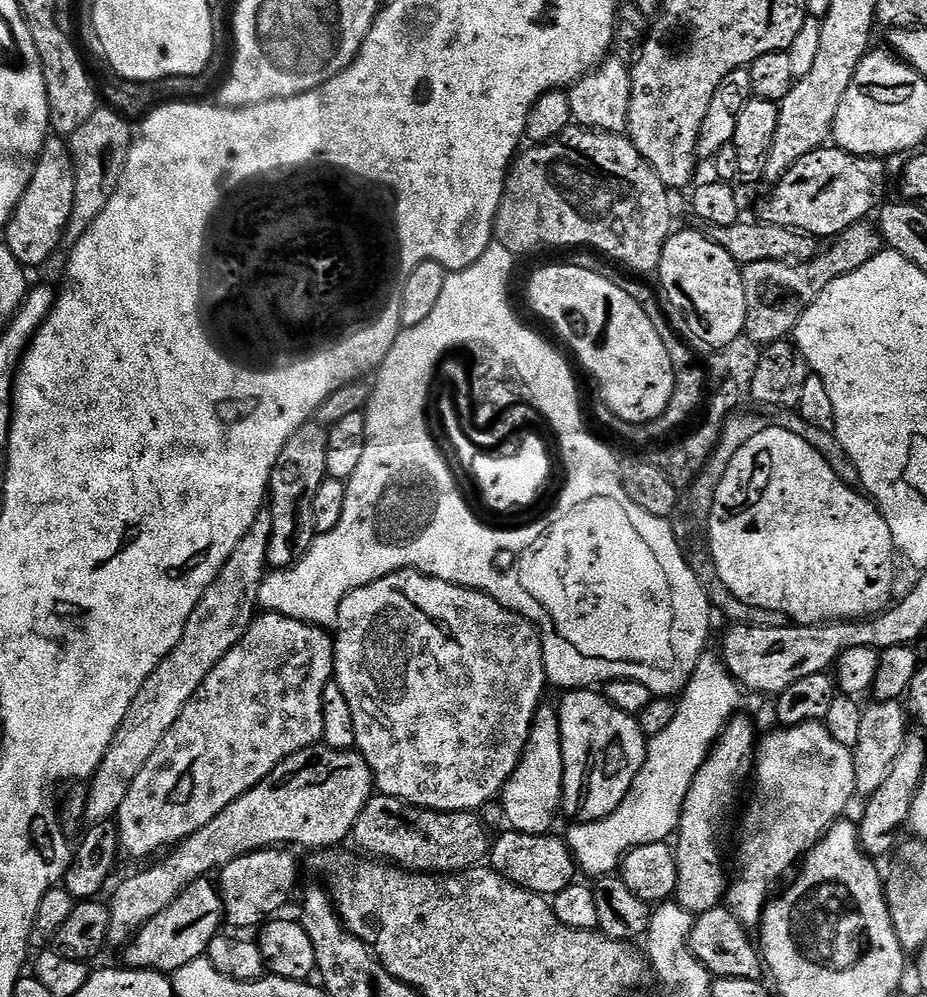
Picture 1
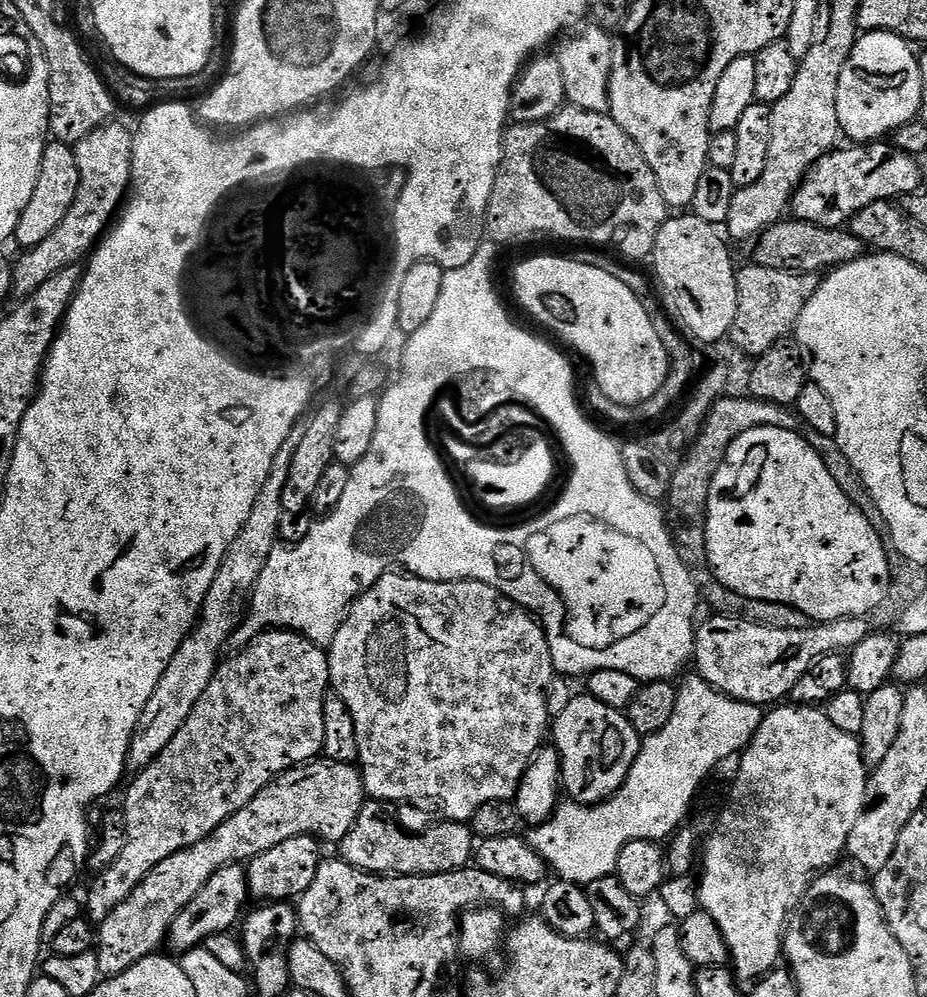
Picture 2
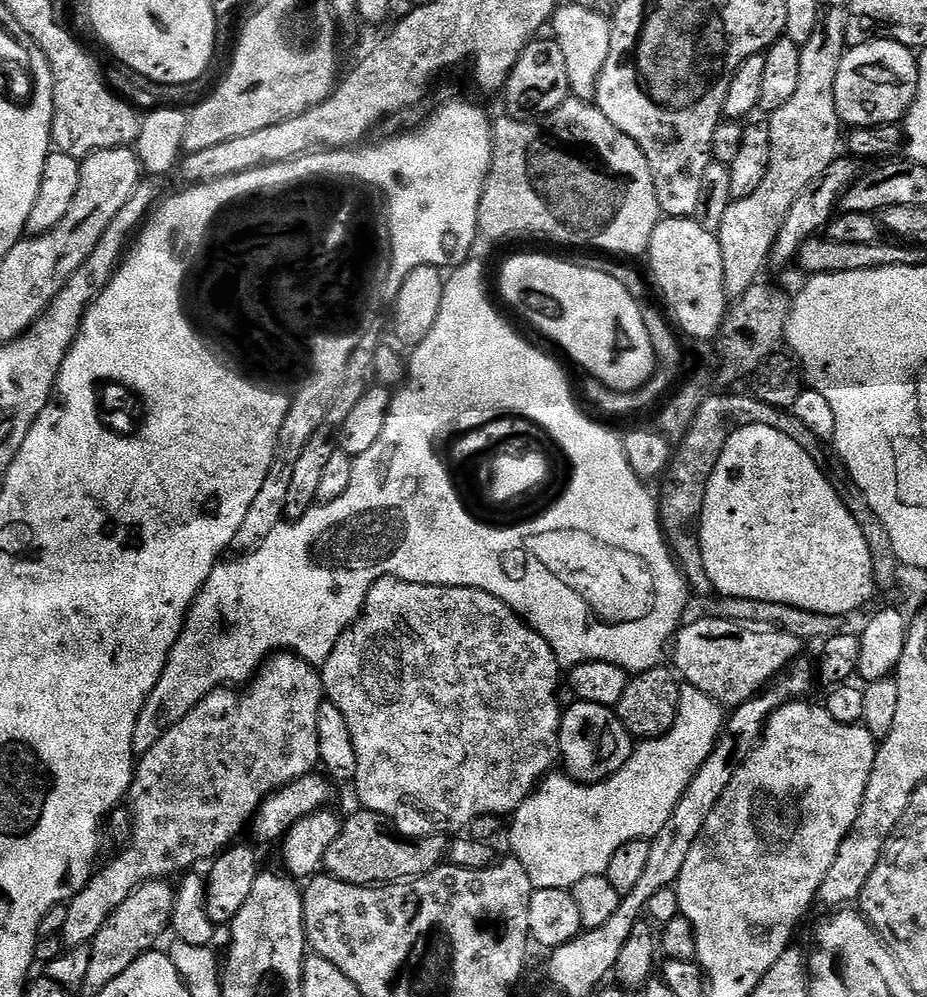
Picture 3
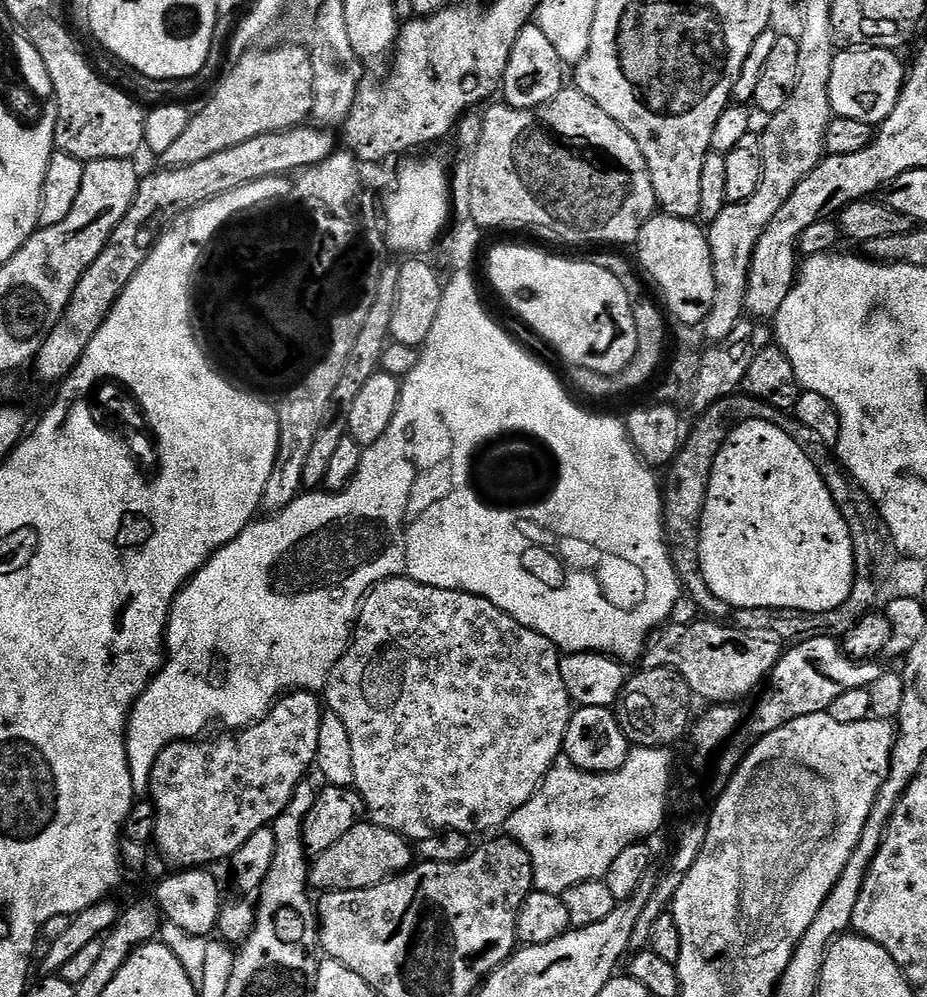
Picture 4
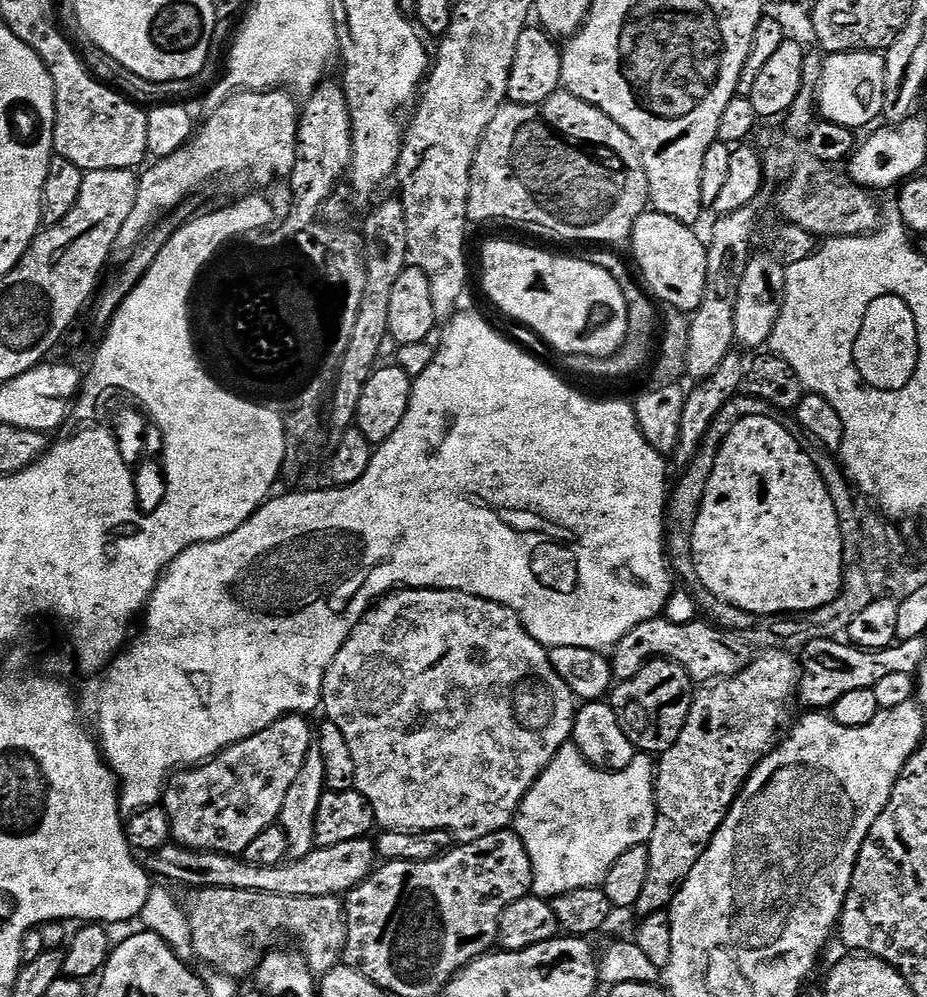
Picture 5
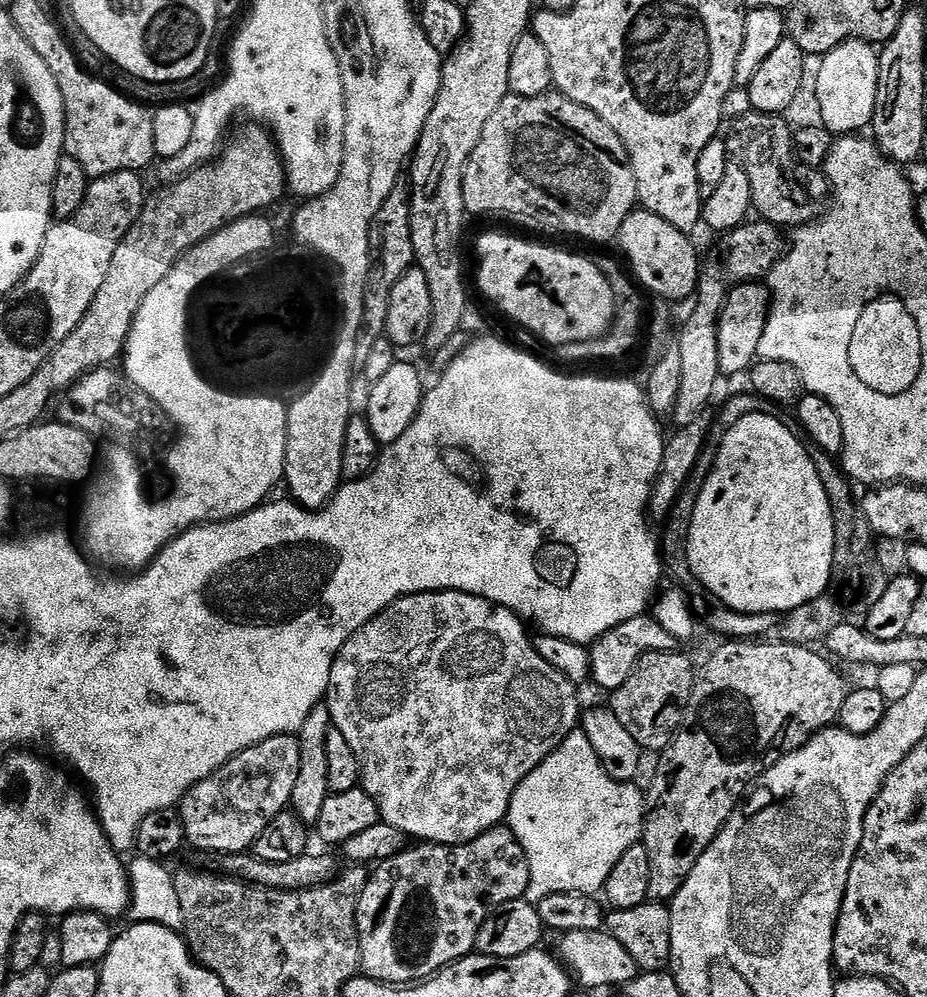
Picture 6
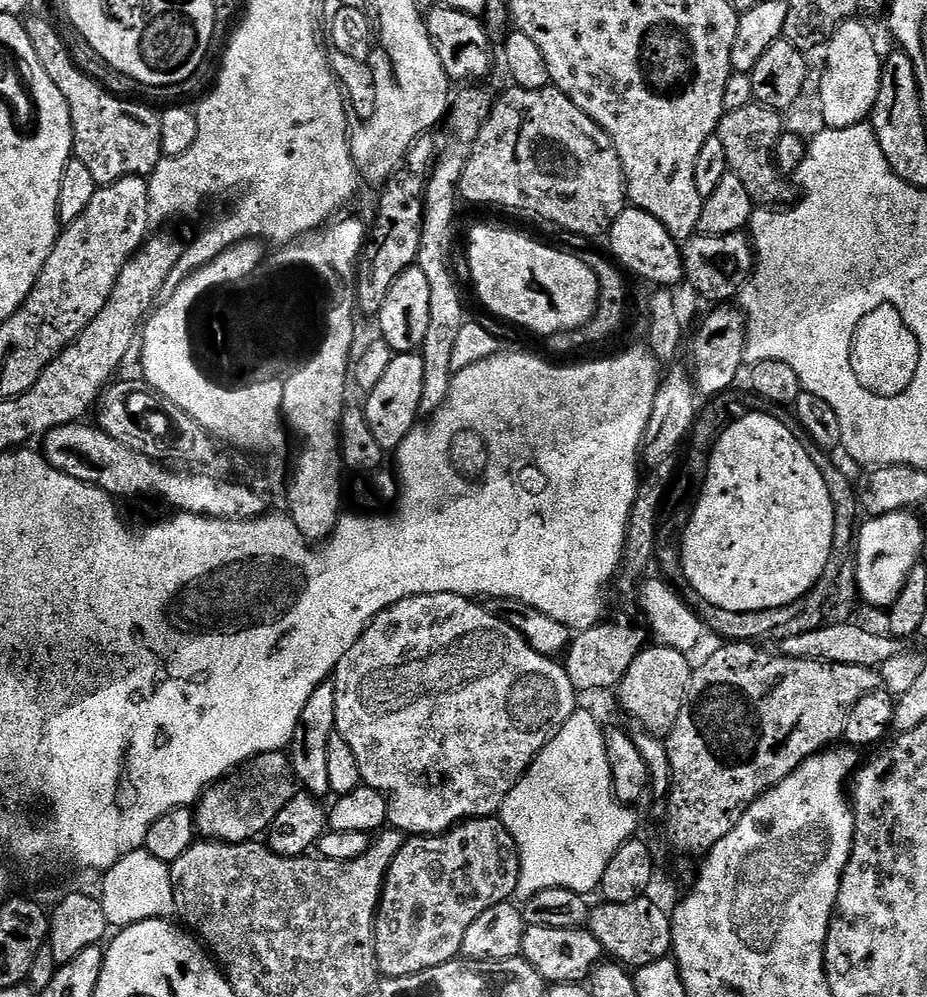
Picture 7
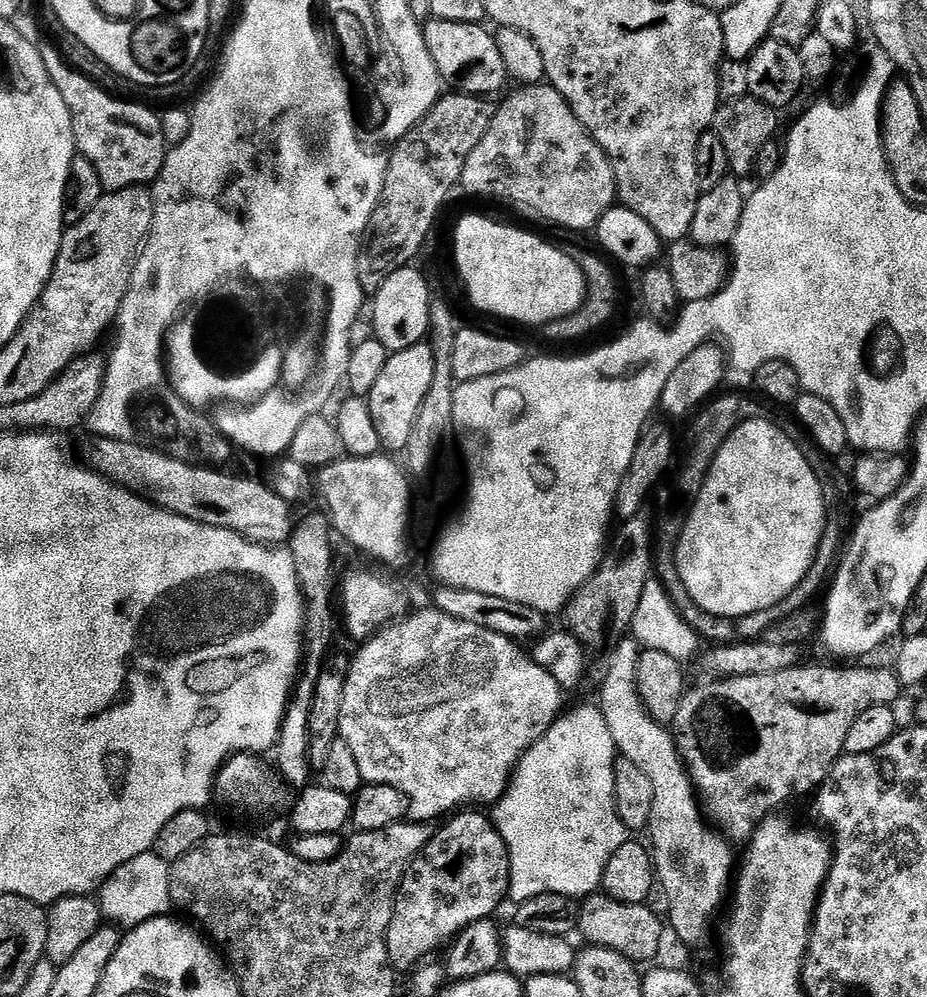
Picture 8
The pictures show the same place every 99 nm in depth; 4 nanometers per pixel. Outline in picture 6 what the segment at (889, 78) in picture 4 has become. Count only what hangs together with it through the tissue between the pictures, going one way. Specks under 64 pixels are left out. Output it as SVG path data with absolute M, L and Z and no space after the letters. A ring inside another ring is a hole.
M847 40L825 54L819 64L820 69L816 72L819 123L834 134L856 134L867 129L872 123L874 106L878 98L880 58L877 49L865 40Z

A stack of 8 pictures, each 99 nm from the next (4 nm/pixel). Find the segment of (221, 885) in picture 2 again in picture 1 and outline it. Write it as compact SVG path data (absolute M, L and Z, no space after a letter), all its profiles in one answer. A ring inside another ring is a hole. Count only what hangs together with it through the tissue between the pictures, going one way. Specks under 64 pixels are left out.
M211 879L195 880L186 885L180 895L162 914L154 914L150 922L142 926L123 949L123 963L130 968L144 968L147 972L175 974L186 962L201 959L207 953L211 940L221 935L224 918L222 893Z

